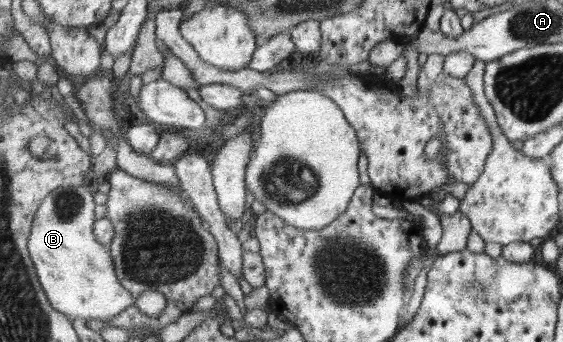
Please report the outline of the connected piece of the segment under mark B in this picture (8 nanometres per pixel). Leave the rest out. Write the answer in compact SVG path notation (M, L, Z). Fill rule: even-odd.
M87 184L78 187L61 187L44 198L36 214L28 242L36 271L48 300L55 310L74 320L111 322L123 310L136 305L136 296L125 289L118 277L109 245L101 244L96 237L95 200Z

